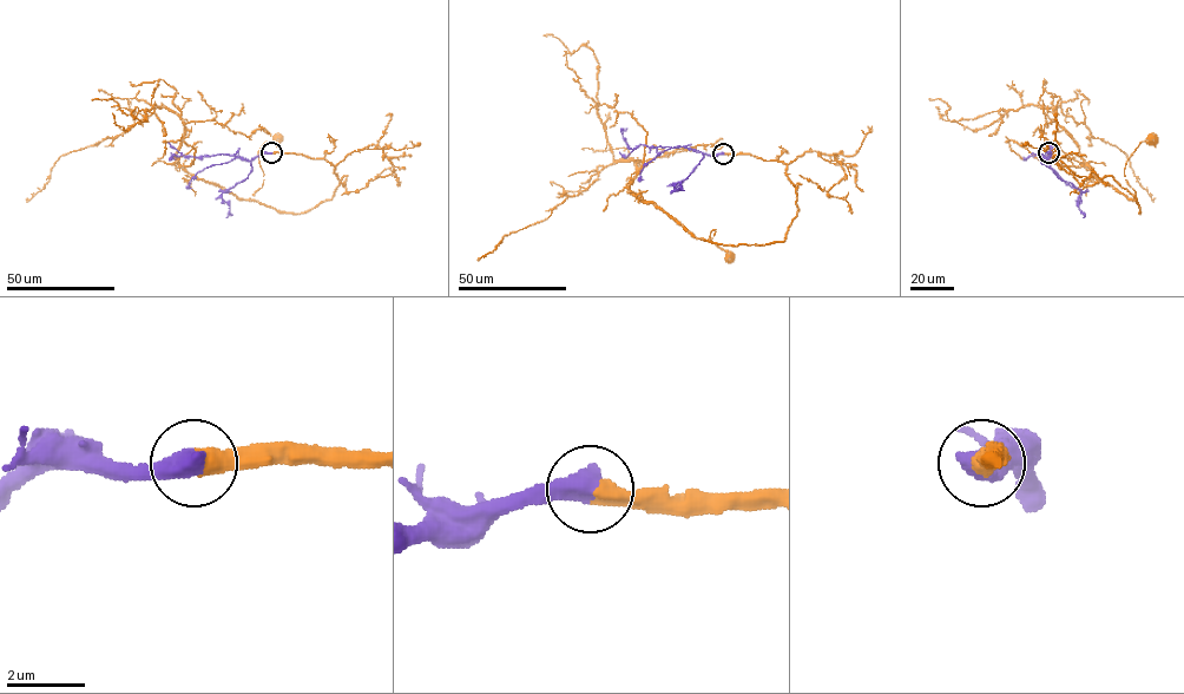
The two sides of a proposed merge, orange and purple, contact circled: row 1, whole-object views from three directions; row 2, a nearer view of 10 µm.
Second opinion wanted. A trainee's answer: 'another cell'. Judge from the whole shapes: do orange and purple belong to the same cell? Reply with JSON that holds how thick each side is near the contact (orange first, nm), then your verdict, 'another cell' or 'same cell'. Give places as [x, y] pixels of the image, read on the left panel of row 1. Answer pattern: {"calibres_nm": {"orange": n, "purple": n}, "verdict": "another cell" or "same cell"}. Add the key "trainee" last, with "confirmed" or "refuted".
{"calibres_nm": {"orange": 480, "purple": 600}, "verdict": "same cell", "trainee": "refuted"}

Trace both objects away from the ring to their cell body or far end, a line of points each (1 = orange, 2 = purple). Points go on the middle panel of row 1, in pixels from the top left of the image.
1: (723, 154), (782, 161), (798, 209), (783, 241), (724, 246), (705, 240), (712, 230), (710, 240), (730, 257)
2: (723, 154), (709, 156), (684, 146), (639, 145), (631, 149), (623, 135), (626, 129)

